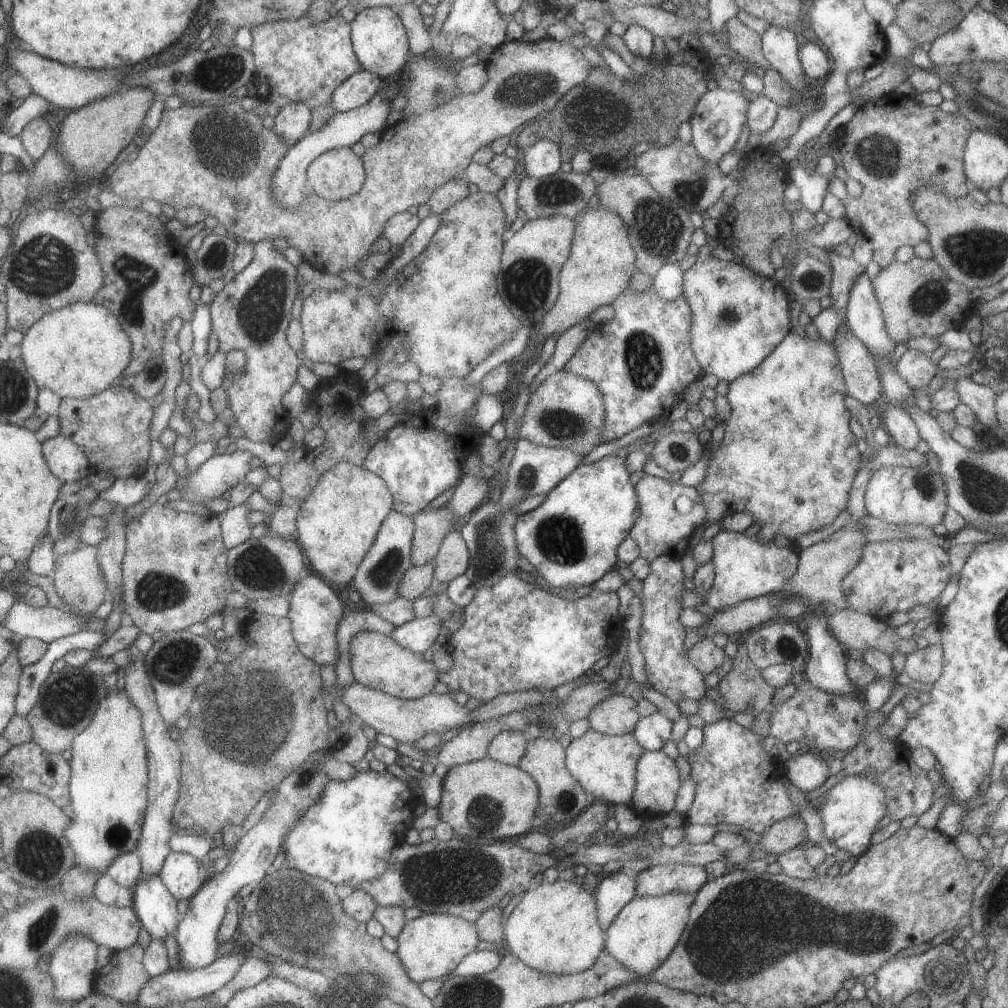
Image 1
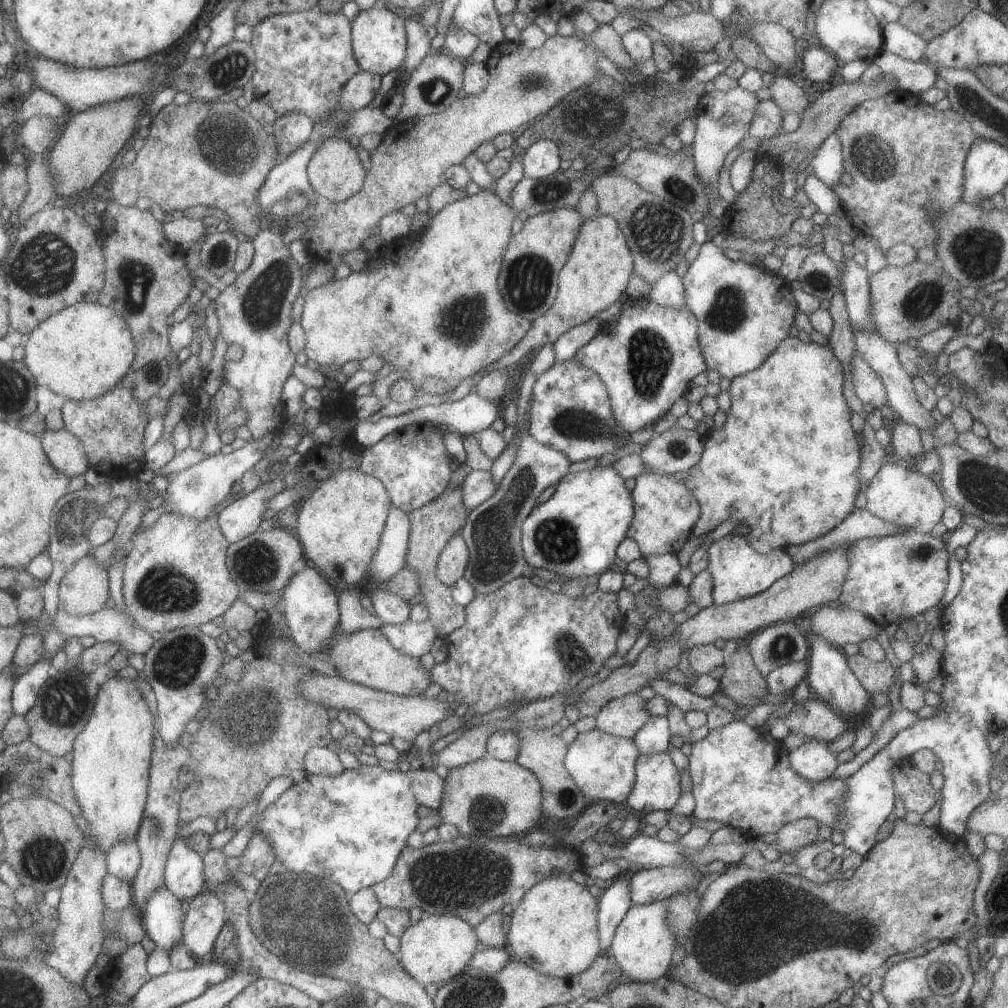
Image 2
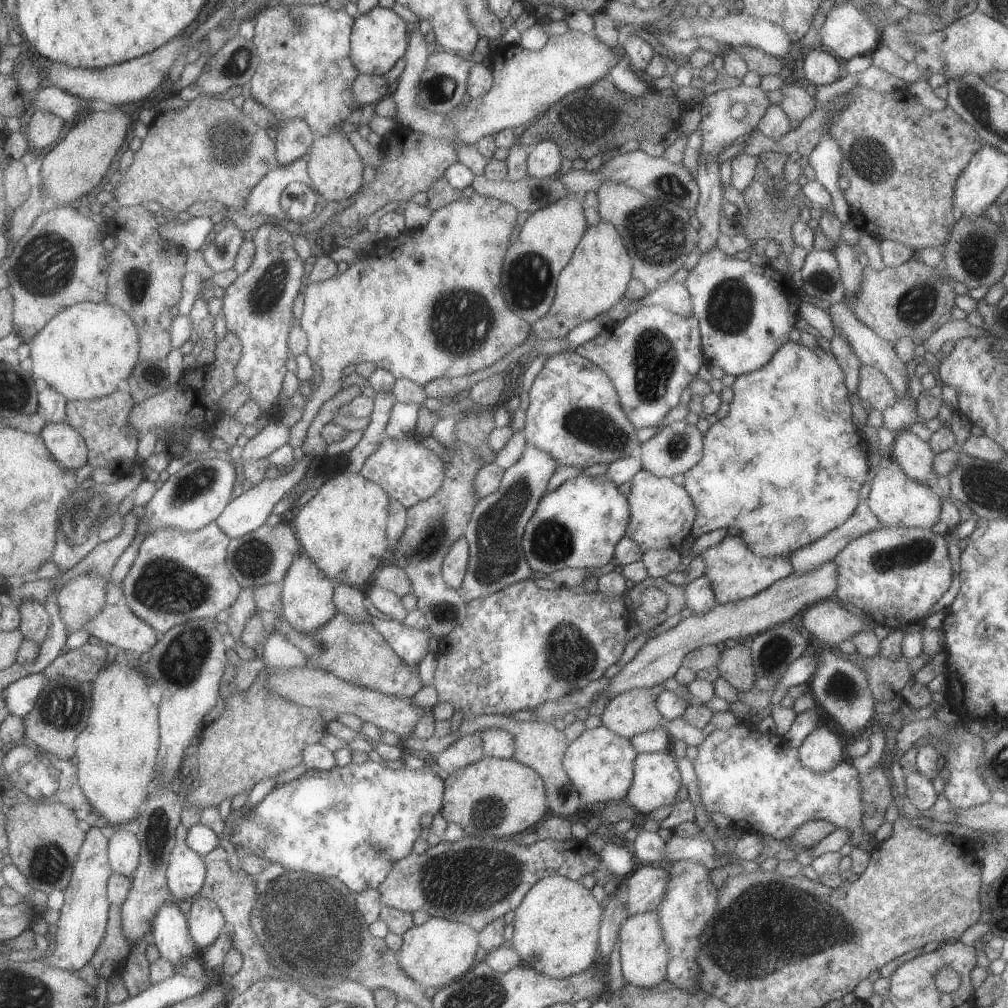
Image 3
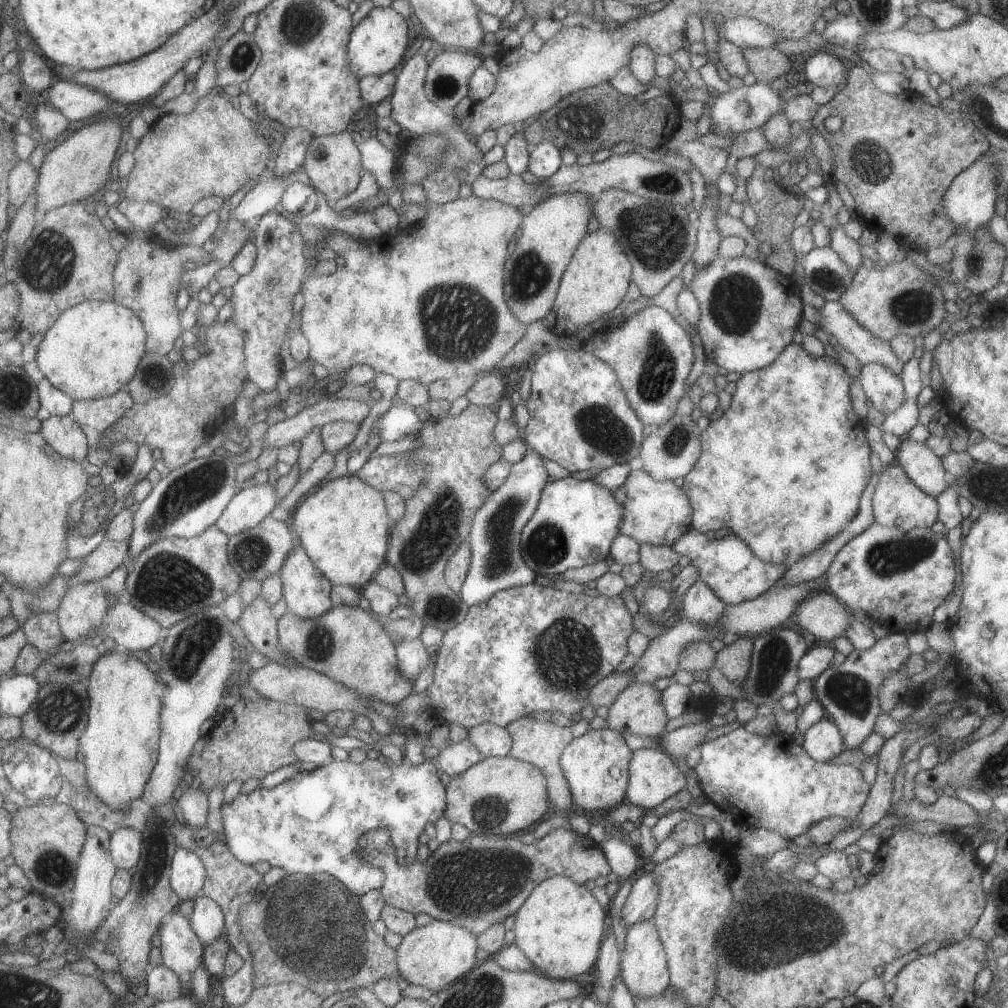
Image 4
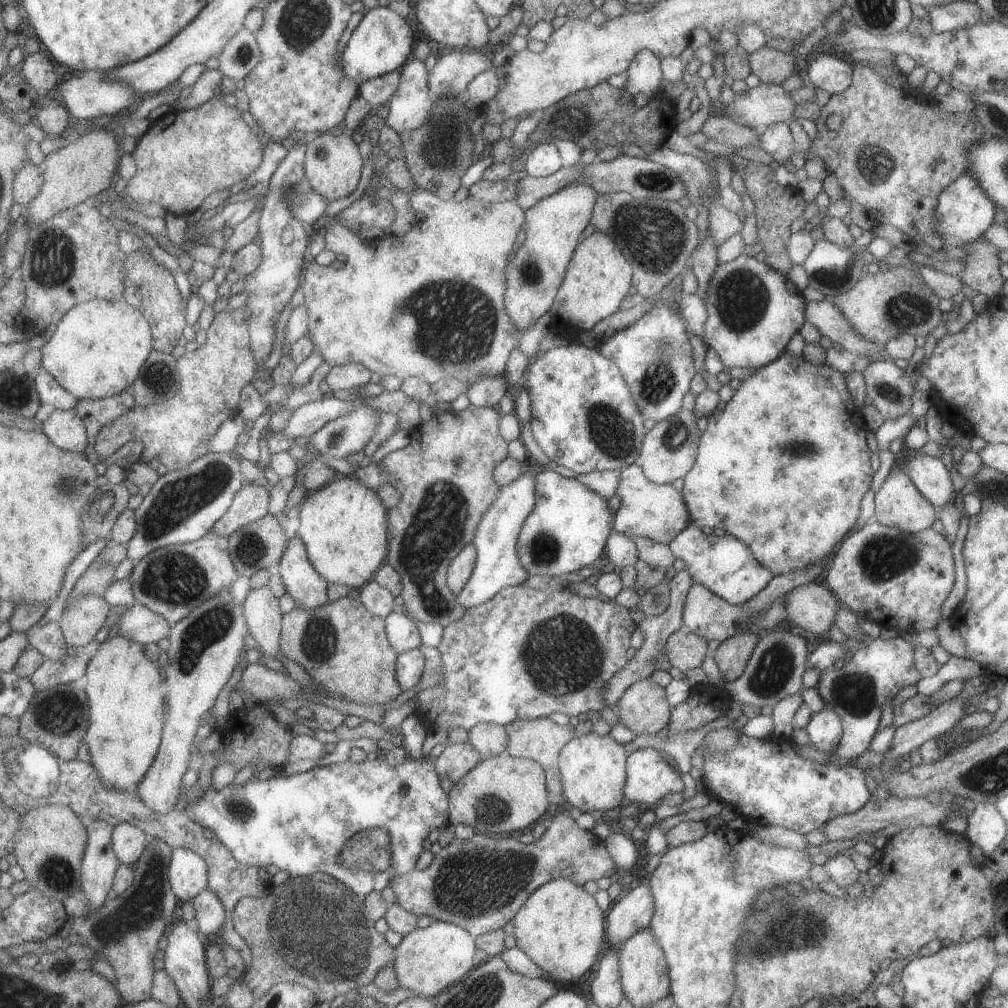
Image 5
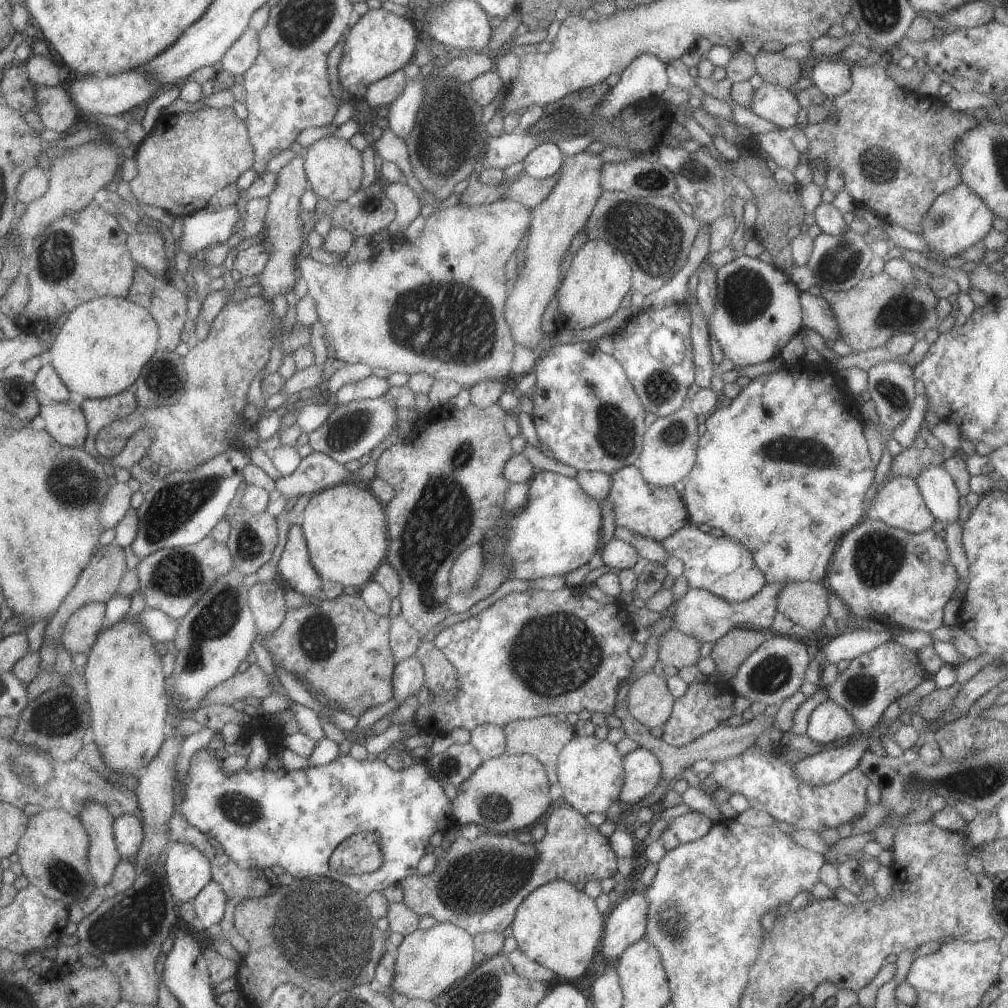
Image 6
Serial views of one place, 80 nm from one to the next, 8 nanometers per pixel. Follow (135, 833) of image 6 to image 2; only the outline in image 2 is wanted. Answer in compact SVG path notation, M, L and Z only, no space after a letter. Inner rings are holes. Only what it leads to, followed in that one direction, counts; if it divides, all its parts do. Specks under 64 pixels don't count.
M135 840L117 842L105 854L108 874L119 878L121 882L130 883L140 866L140 854Z

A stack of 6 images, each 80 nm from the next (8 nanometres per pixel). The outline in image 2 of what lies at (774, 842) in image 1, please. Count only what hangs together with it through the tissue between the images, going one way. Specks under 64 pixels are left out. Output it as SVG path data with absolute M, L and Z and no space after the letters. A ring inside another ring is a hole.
M807 818L781 824L781 828L775 832L775 843L770 847L776 848L779 852L793 853L795 850L815 842L817 828L819 828L819 824L815 820Z

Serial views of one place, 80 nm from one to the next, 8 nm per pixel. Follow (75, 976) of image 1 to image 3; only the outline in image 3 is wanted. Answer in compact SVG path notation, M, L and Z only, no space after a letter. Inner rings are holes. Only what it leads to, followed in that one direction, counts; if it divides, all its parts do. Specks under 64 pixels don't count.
M90 827L84 834L84 841L73 863L69 884L63 890L64 903L59 910L55 934L56 945L51 954L43 957L44 964L76 972L93 956L103 938L110 905L106 897L106 886L109 876L113 873L108 861L107 837L108 833L97 827Z

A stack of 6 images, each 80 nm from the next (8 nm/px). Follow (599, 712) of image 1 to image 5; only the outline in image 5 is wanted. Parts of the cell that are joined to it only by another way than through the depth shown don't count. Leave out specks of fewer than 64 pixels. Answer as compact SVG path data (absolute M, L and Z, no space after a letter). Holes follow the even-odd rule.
M647 677L630 684L614 708L618 722L635 735L655 735L668 724L670 706L665 689Z

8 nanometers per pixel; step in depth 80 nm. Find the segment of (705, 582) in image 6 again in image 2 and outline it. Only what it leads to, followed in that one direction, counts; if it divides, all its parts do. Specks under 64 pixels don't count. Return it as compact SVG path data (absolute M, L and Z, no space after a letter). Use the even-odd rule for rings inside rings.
M731 533L711 542L707 550L707 559L707 570L712 579L711 600L715 606L757 595L783 576L790 574L796 566L785 550L776 549L768 554L758 554L743 536Z

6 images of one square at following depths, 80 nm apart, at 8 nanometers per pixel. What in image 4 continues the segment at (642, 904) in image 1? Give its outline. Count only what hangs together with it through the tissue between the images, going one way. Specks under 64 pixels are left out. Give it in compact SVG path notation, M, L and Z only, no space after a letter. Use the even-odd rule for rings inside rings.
M652 919L633 923L626 928L624 945L620 949L620 978L632 997L659 996L668 986L666 954Z

